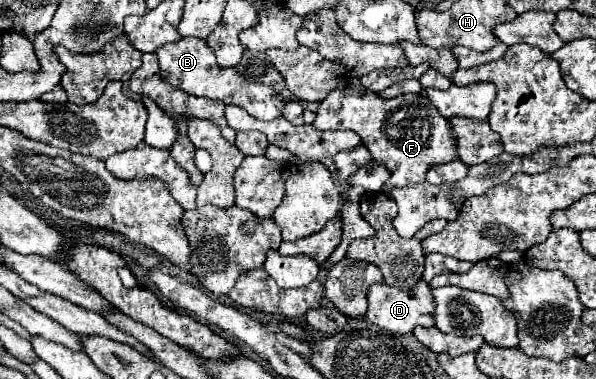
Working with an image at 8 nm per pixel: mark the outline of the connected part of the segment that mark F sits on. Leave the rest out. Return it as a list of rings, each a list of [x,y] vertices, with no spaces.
[[[349,79],[337,85],[323,103],[319,103],[315,129],[349,129],[355,131],[375,161],[391,171],[385,191],[423,183],[433,165],[457,161],[457,139],[451,123],[439,115],[425,93],[403,93],[393,99],[383,99],[373,91],[365,91],[359,79]]]

